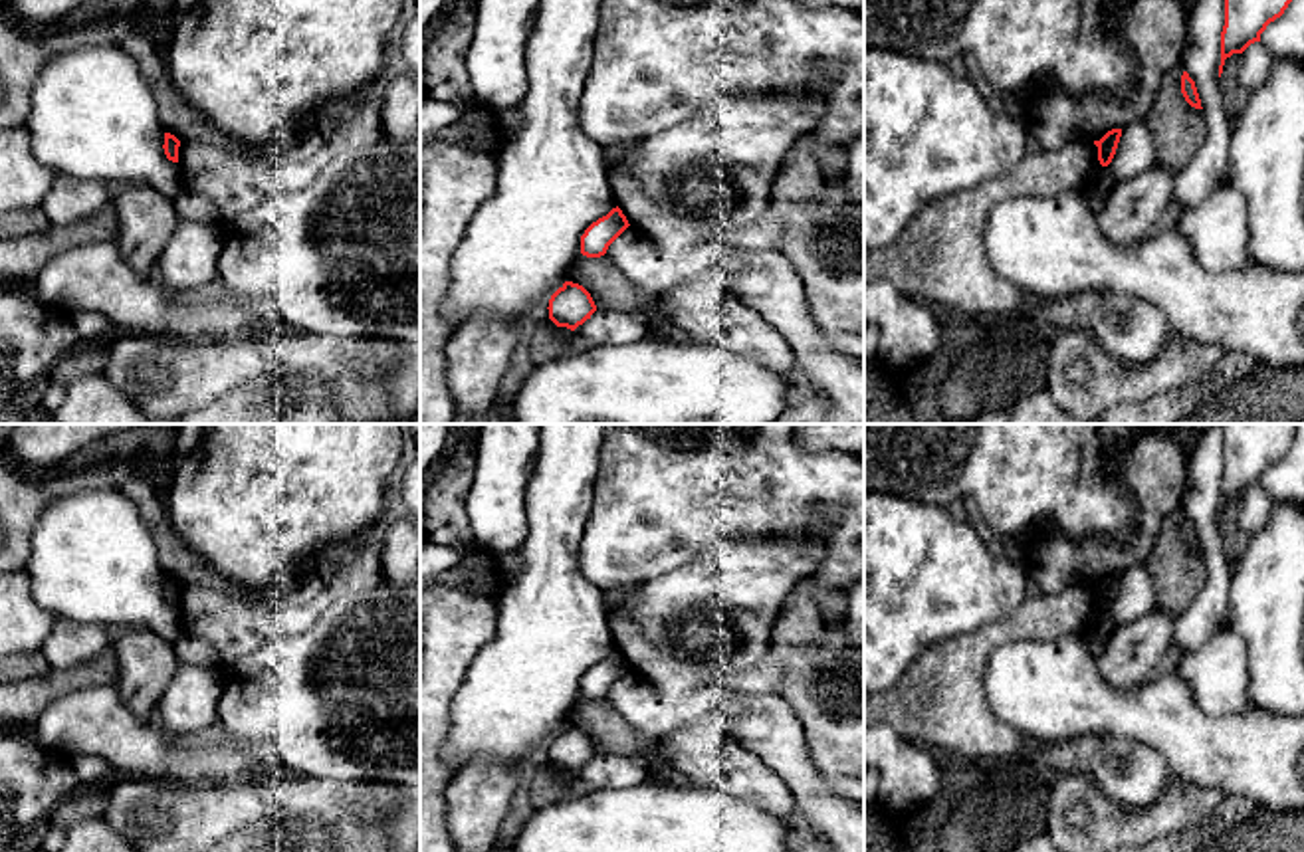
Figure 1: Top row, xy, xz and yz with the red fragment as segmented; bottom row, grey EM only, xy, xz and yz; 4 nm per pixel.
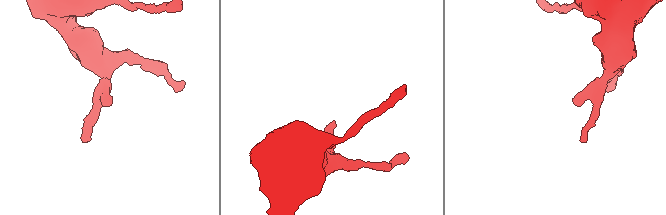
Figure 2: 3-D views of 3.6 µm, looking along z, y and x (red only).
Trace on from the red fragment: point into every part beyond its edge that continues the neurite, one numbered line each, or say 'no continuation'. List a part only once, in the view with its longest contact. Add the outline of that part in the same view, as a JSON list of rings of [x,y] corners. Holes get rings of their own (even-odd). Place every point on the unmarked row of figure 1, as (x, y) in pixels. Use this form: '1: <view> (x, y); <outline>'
no continuation

